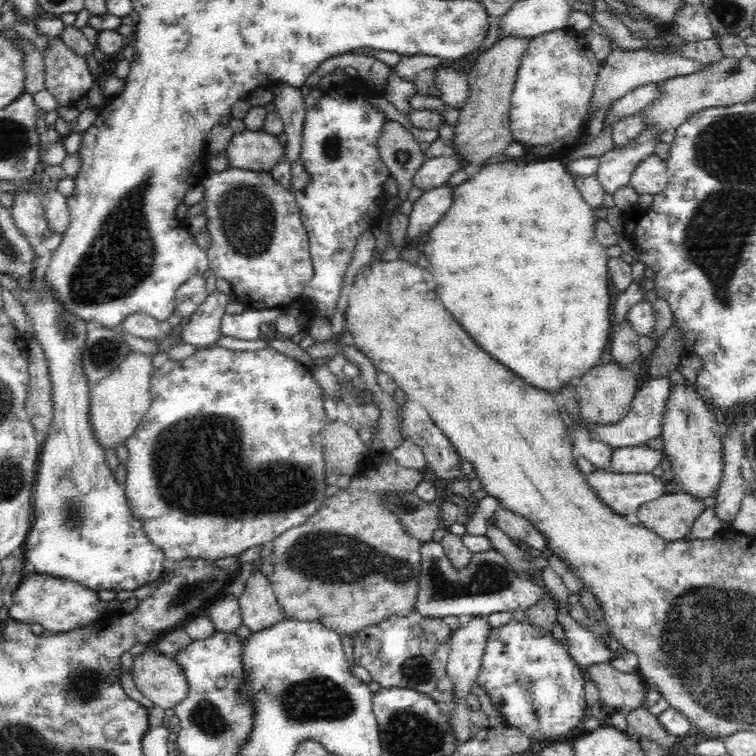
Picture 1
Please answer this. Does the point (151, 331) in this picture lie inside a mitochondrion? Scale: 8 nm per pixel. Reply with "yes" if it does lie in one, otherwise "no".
no

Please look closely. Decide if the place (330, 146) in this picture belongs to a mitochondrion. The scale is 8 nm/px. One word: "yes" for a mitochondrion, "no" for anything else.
yes

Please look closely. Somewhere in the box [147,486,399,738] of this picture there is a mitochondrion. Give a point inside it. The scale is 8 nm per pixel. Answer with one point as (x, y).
(313, 699)

